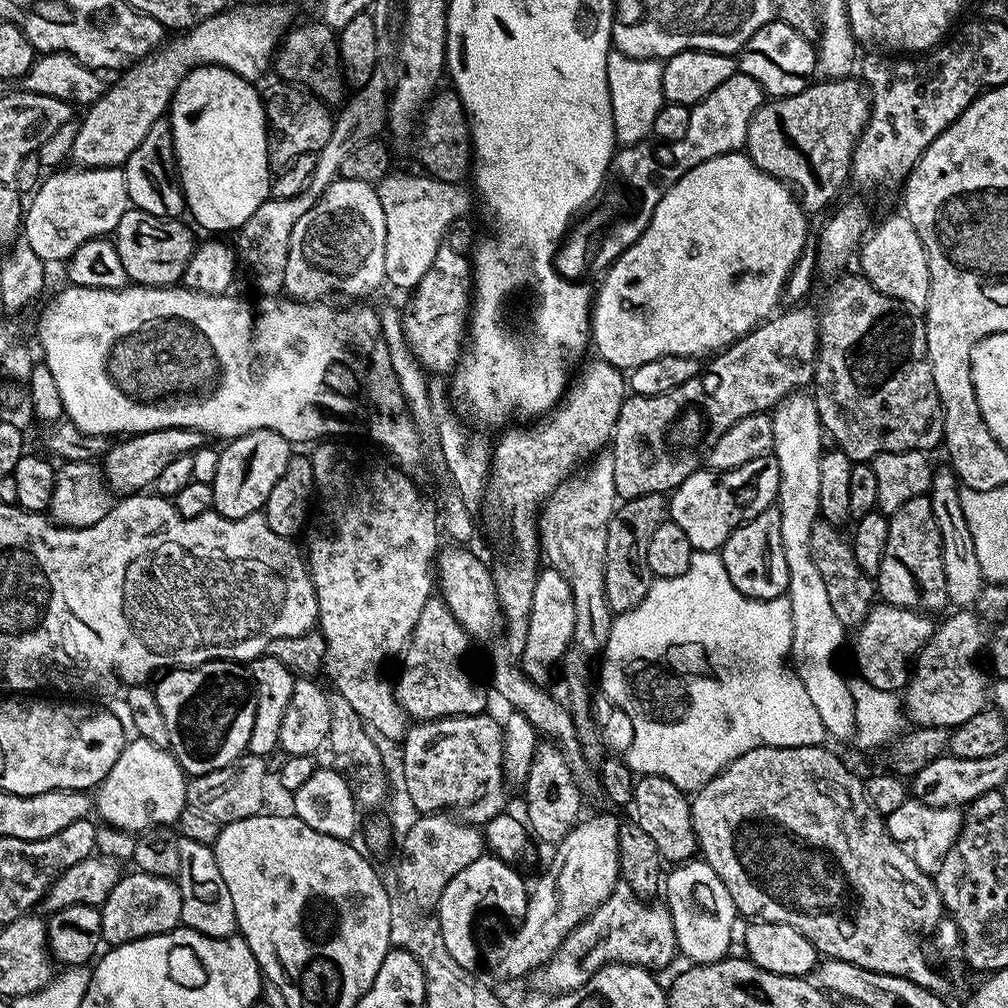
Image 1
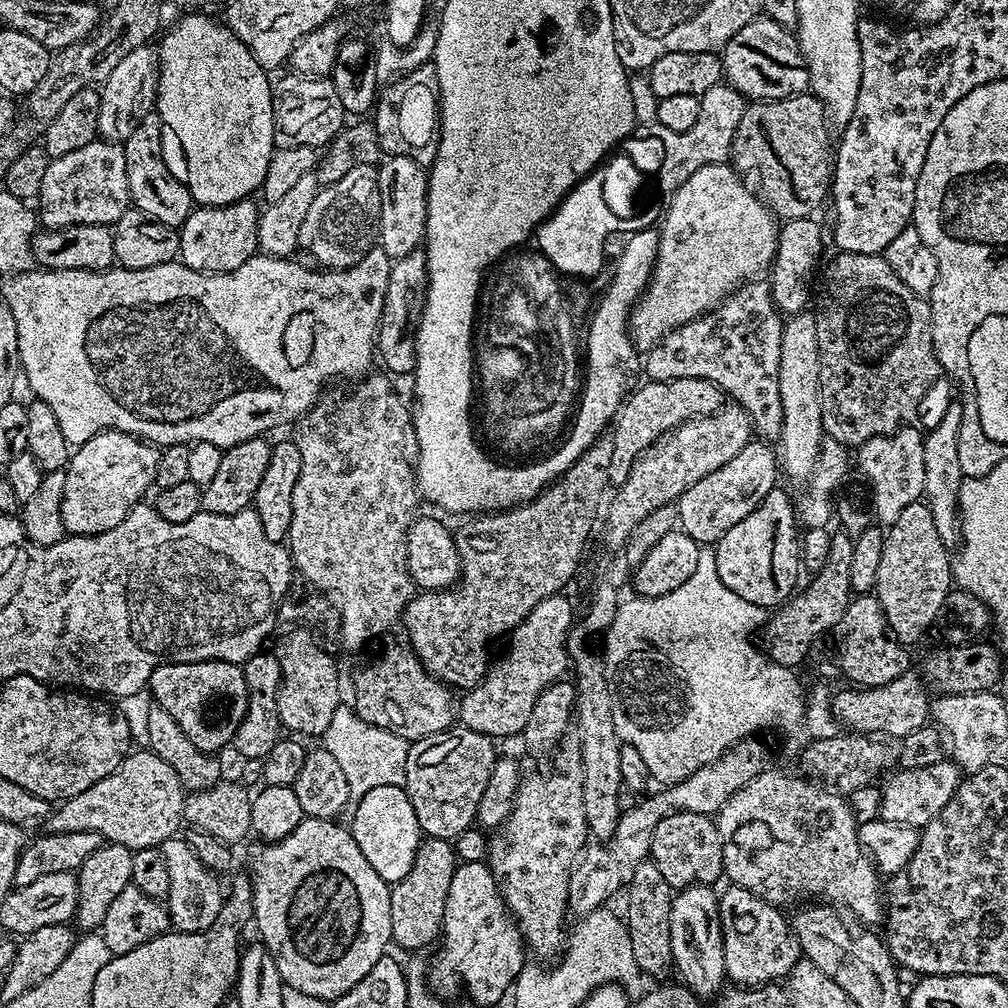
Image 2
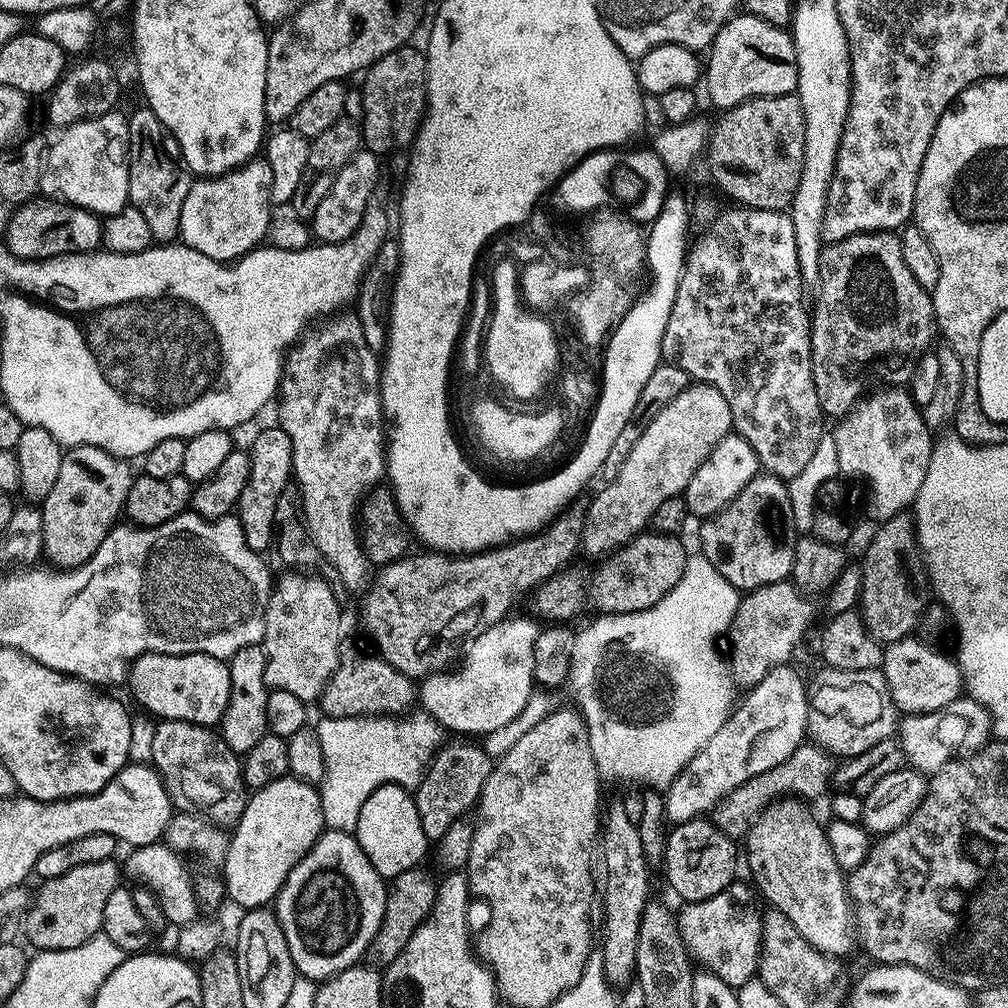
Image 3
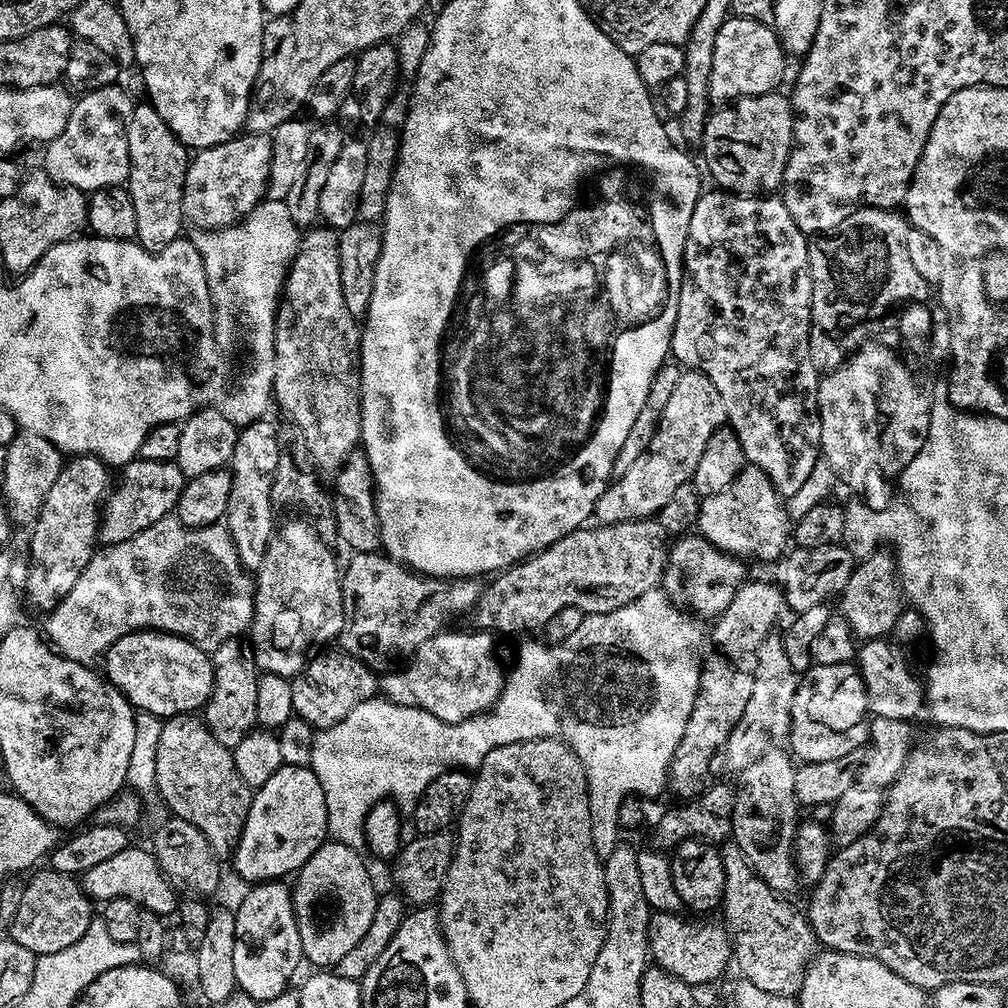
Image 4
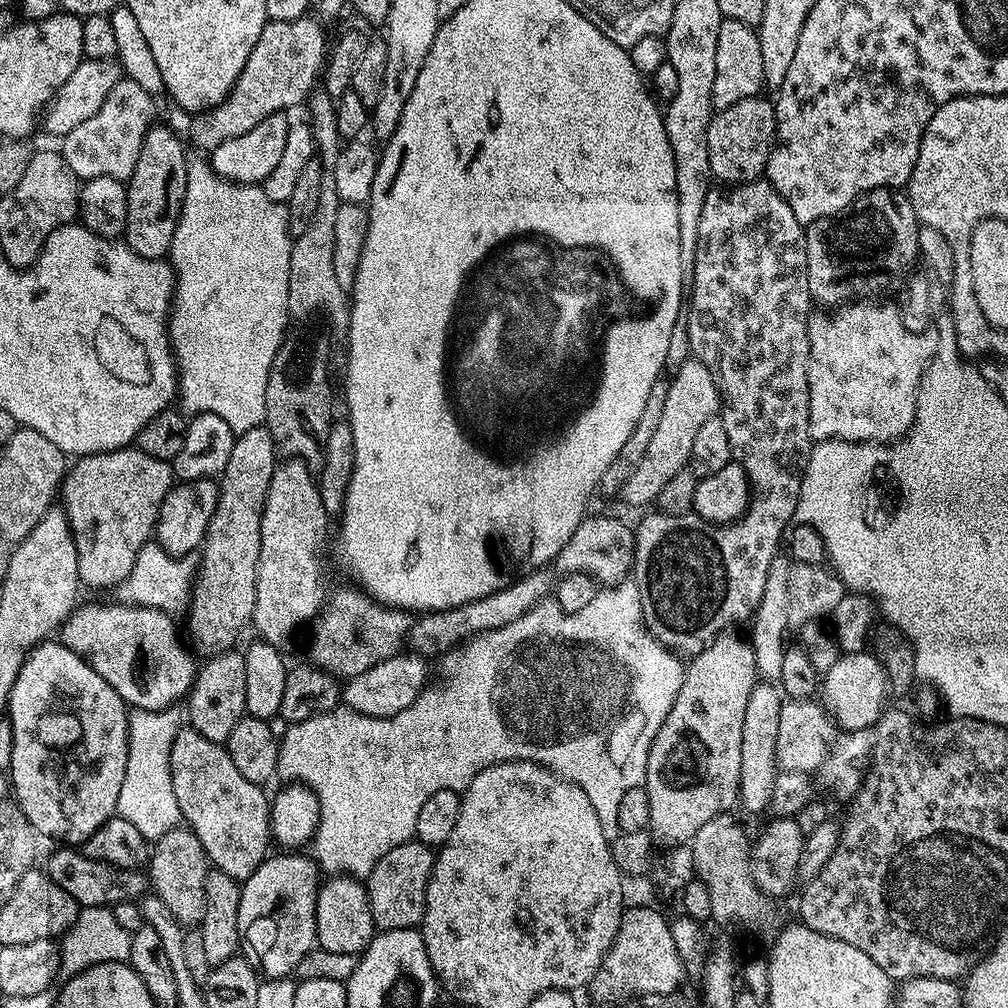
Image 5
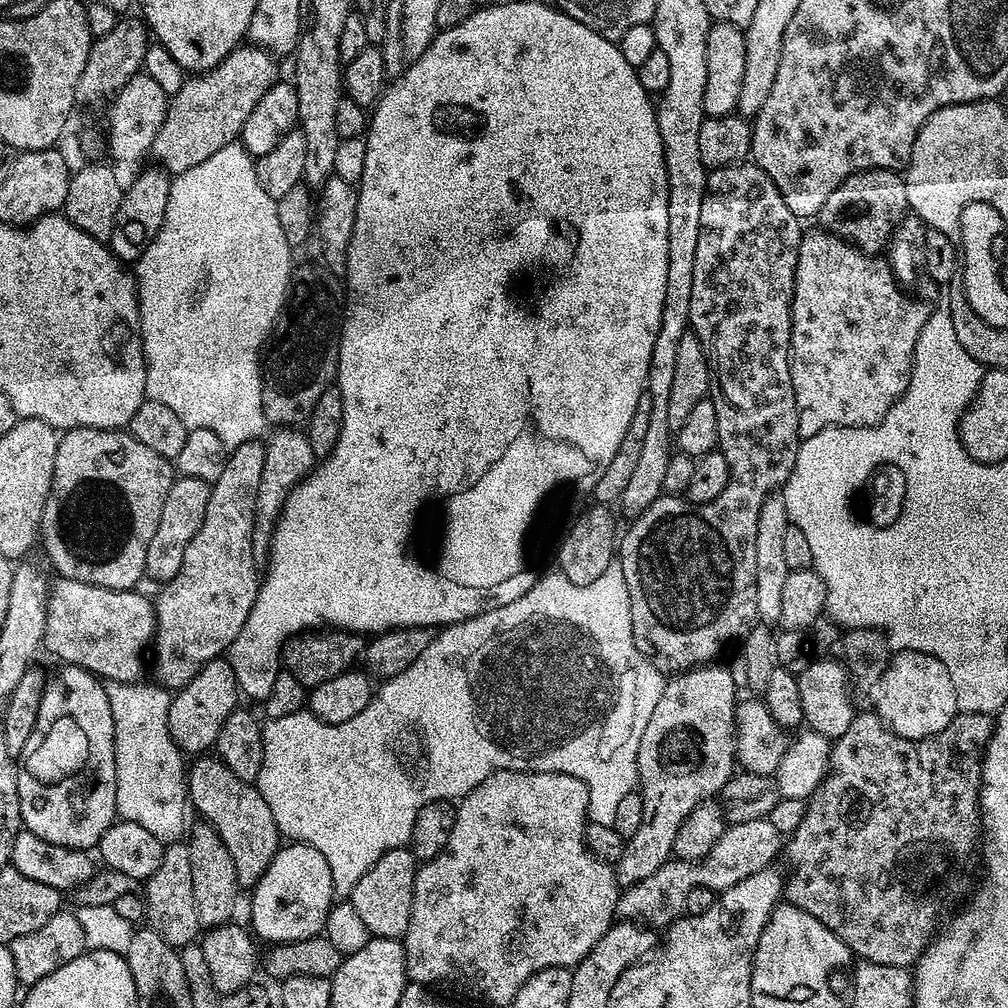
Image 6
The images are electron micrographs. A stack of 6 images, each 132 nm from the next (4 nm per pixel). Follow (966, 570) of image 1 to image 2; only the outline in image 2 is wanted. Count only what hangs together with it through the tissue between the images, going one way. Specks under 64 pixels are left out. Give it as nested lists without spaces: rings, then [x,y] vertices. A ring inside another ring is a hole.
[[[953,400],[938,426],[929,429],[924,436],[925,477],[924,500],[934,516],[938,536],[949,550],[959,547],[963,541],[959,517],[960,488],[964,477],[961,474],[958,455],[958,429],[962,424],[962,402]]]

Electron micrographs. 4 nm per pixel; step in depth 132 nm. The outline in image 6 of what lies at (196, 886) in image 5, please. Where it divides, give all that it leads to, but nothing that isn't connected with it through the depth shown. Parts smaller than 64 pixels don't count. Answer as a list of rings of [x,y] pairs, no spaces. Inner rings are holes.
[[[172,842],[165,847],[162,866],[154,870],[143,888],[147,923],[155,932],[162,934],[166,942],[183,946],[193,943],[201,935],[202,925],[198,918],[198,906],[194,902],[194,878],[190,878],[190,850],[187,843]]]

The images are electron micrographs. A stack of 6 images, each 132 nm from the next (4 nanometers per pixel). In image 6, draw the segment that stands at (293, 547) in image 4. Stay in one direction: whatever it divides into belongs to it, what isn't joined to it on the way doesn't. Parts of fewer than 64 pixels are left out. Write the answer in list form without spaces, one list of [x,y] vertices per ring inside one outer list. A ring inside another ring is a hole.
[[[280,426],[273,432],[276,433],[272,437],[269,435],[264,444],[262,482],[258,482],[256,517],[254,518],[254,530],[252,531],[252,553],[257,565],[260,566],[267,565],[268,554],[272,551],[272,531],[276,528],[276,520],[284,509],[286,498],[314,467],[310,442],[303,431],[292,426]]]

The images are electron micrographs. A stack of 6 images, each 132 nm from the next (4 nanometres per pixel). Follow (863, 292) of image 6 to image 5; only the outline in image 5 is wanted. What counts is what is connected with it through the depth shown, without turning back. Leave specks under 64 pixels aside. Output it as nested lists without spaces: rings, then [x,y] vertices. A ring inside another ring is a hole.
[[[848,302],[837,307],[829,320],[823,320],[817,314],[808,317],[808,341],[810,342],[810,360],[808,361],[808,385],[810,386],[810,426],[808,435],[813,441],[821,440],[855,440],[857,442],[895,442],[908,435],[916,417],[916,403],[918,390],[928,368],[928,363],[934,358],[938,350],[939,335],[935,331],[911,332],[906,326],[901,309],[892,304],[868,304],[872,302]]]

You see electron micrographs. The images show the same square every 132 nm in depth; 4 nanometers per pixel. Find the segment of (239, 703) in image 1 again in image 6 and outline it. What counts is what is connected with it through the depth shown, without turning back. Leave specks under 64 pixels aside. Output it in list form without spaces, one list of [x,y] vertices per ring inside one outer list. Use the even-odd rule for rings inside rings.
[[[57,579],[51,585],[48,593],[48,617],[44,630],[43,647],[48,648],[64,660],[65,665],[74,668],[85,668],[97,678],[105,681],[124,682],[135,684],[141,679],[140,671],[144,668],[144,660],[140,655],[144,647],[151,645],[156,631],[156,609],[151,599],[140,593],[140,590],[119,592],[102,586],[94,586],[77,580]]]

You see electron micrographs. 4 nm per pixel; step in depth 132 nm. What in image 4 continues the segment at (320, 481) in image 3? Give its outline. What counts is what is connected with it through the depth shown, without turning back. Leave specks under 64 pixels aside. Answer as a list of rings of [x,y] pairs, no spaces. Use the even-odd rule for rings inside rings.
[[[313,226],[303,233],[300,248],[296,257],[292,259],[292,265],[288,267],[288,276],[284,280],[282,303],[276,310],[276,329],[274,330],[274,386],[272,394],[275,407],[281,408],[288,415],[288,420],[293,424],[291,427],[298,433],[299,439],[306,442],[306,450],[310,450],[310,458],[314,461],[321,473],[335,474],[346,462],[351,452],[361,447],[360,431],[362,430],[362,414],[360,413],[360,334],[362,331],[361,321],[350,314],[346,307],[346,298],[342,298],[342,274],[340,273],[340,259],[338,258],[338,246],[340,234],[337,229],[327,226]]]

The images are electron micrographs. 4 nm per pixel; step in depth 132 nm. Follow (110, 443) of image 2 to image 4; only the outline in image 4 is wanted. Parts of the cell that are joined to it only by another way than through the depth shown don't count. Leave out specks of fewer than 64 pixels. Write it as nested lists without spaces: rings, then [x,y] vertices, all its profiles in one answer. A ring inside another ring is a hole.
[[[72,456],[58,474],[54,486],[50,486],[50,494],[46,494],[46,502],[42,502],[42,510],[35,524],[31,525],[32,561],[30,562],[30,578],[26,578],[26,600],[29,605],[41,608],[44,614],[52,611],[60,604],[70,590],[74,590],[74,582],[86,570],[92,557],[98,551],[102,505],[108,499],[110,479],[108,480],[109,465],[96,456]]]

